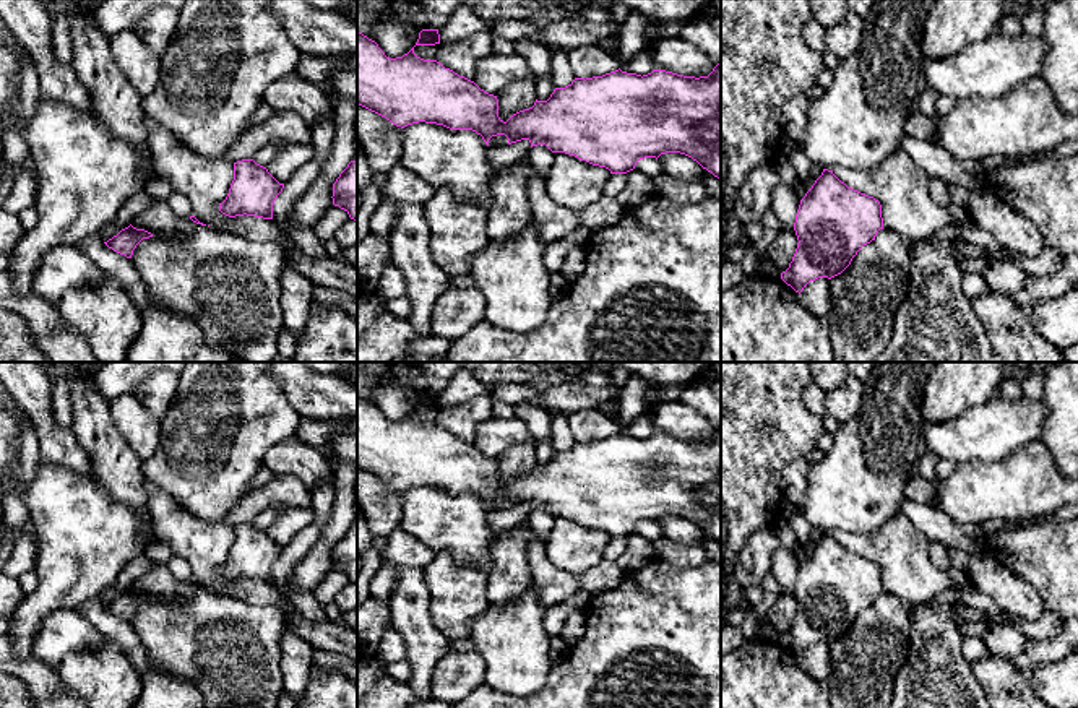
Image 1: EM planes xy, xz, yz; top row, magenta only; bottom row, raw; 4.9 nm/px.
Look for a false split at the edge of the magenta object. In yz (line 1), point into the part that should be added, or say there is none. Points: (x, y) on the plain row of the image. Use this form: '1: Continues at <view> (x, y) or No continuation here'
1: No continuation here

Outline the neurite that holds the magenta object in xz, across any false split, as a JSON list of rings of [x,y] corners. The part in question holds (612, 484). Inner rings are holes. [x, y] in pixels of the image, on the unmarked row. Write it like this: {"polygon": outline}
{"polygon": [[[357,395],[357,469],[362,469],[385,481],[393,489],[401,490],[401,492],[412,489],[412,487],[425,486],[425,487],[443,489],[450,494],[472,494],[482,500],[487,510],[489,510],[489,503],[497,499],[505,499],[508,502],[508,508],[521,505],[521,503],[528,503],[531,507],[531,512],[537,508],[545,508],[552,516],[565,516],[565,518],[575,520],[593,529],[606,531],[610,534],[610,537],[627,537],[635,533],[640,523],[645,523],[645,521],[658,523],[661,518],[666,518],[666,516],[680,516],[696,525],[703,533],[711,536],[714,541],[721,542],[721,424],[708,440],[700,440],[700,442],[683,440],[683,438],[677,438],[672,435],[666,435],[666,434],[653,434],[651,437],[641,440],[636,437],[622,435],[620,432],[615,435],[606,437],[602,440],[593,440],[586,443],[575,442],[568,450],[555,451],[547,464],[536,463],[533,471],[520,474],[513,477],[507,486],[503,486],[498,481],[497,460],[489,458],[487,455],[481,453],[474,445],[464,440],[459,440],[450,432],[445,432],[437,424],[424,424],[417,421],[414,417],[414,411],[403,421],[390,422],[385,419],[385,416],[378,411],[375,404],[369,403],[367,399]]]}

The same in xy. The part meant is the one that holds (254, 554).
{"polygon": [[[253,523],[237,525],[234,544],[226,563],[219,567],[219,575],[229,581],[247,578],[273,583],[273,568],[282,552],[284,547],[279,547],[266,531]]]}

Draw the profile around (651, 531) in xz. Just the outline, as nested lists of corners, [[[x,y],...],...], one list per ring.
[[[656,521],[640,523],[640,525],[636,526],[635,533],[636,533],[640,537],[645,537],[645,539],[649,541],[649,542],[654,542],[654,541],[664,537],[664,531],[662,531],[662,528],[659,526],[659,523],[656,523]]]

